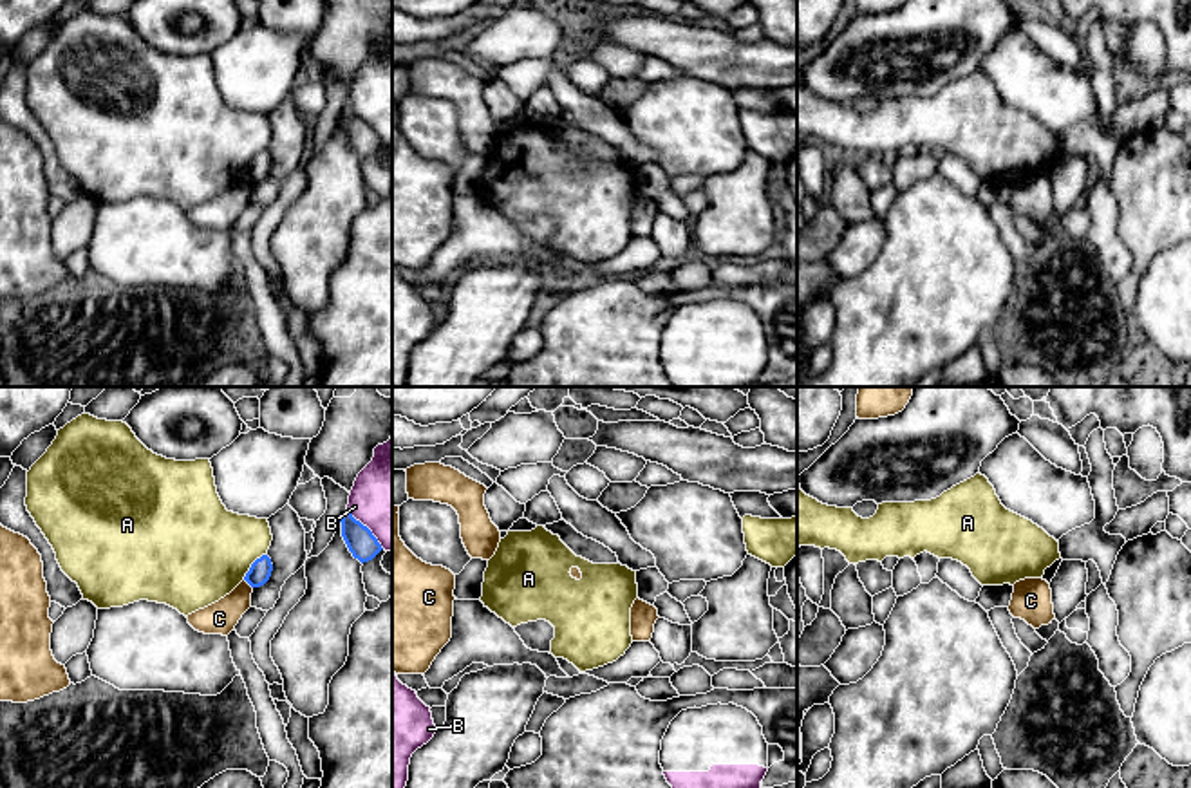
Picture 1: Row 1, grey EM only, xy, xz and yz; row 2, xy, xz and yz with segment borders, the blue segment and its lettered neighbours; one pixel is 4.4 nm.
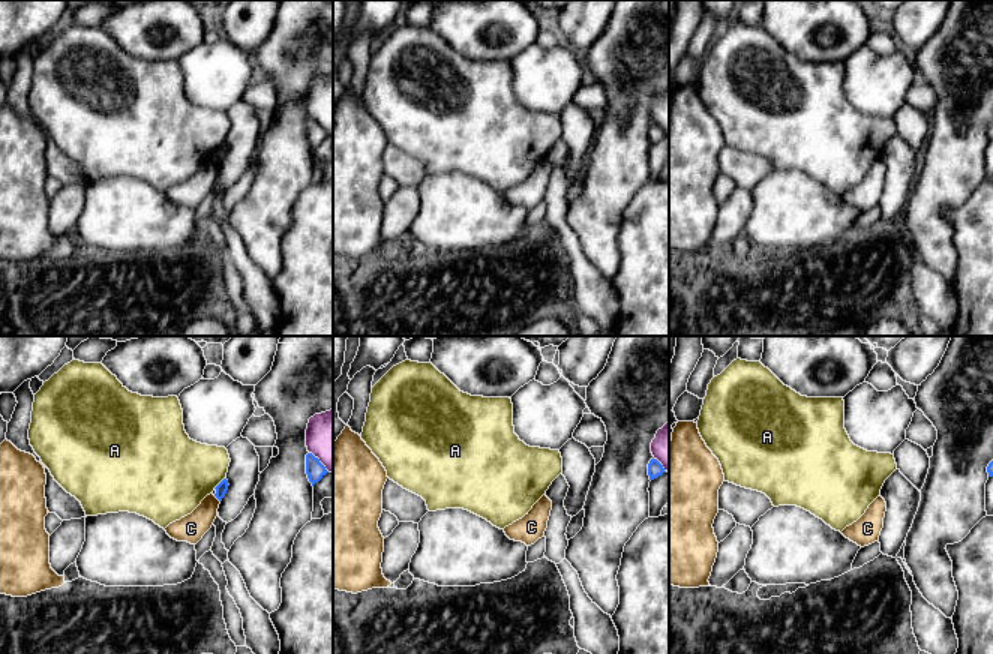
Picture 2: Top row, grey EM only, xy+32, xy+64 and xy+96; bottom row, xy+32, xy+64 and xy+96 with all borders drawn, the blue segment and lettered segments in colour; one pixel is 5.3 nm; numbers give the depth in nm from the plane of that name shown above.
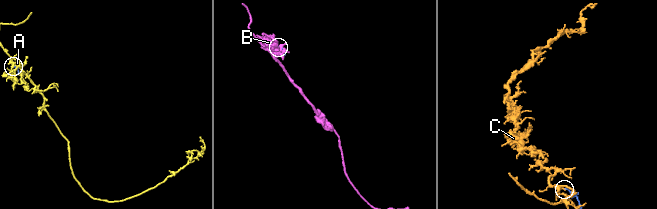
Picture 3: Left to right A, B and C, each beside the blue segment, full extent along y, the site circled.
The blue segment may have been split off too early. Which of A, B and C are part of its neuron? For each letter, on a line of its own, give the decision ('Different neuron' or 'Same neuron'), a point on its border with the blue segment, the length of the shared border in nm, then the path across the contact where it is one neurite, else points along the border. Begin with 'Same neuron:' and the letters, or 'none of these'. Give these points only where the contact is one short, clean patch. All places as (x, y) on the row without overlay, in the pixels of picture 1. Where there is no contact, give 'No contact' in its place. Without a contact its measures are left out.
Same neuron: none of these
A: Different neuron. Touches blue at xy (252, 161). Shared border 160 nm. Boundary: xy (264, 149), (243, 174)
B: Different neuron. Touches blue at xy (367, 123). Shared border 240 nm
C: Different neuron. Touches blue at xy (248, 178). Shared border 60 nm. Boundary: xy (244, 174), (252, 183)

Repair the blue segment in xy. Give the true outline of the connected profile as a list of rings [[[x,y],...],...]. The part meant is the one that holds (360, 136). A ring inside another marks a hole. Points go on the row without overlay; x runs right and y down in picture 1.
[[[349,105],[342,110],[340,117],[349,146],[361,159],[372,155],[383,145],[372,127],[356,116]]]

